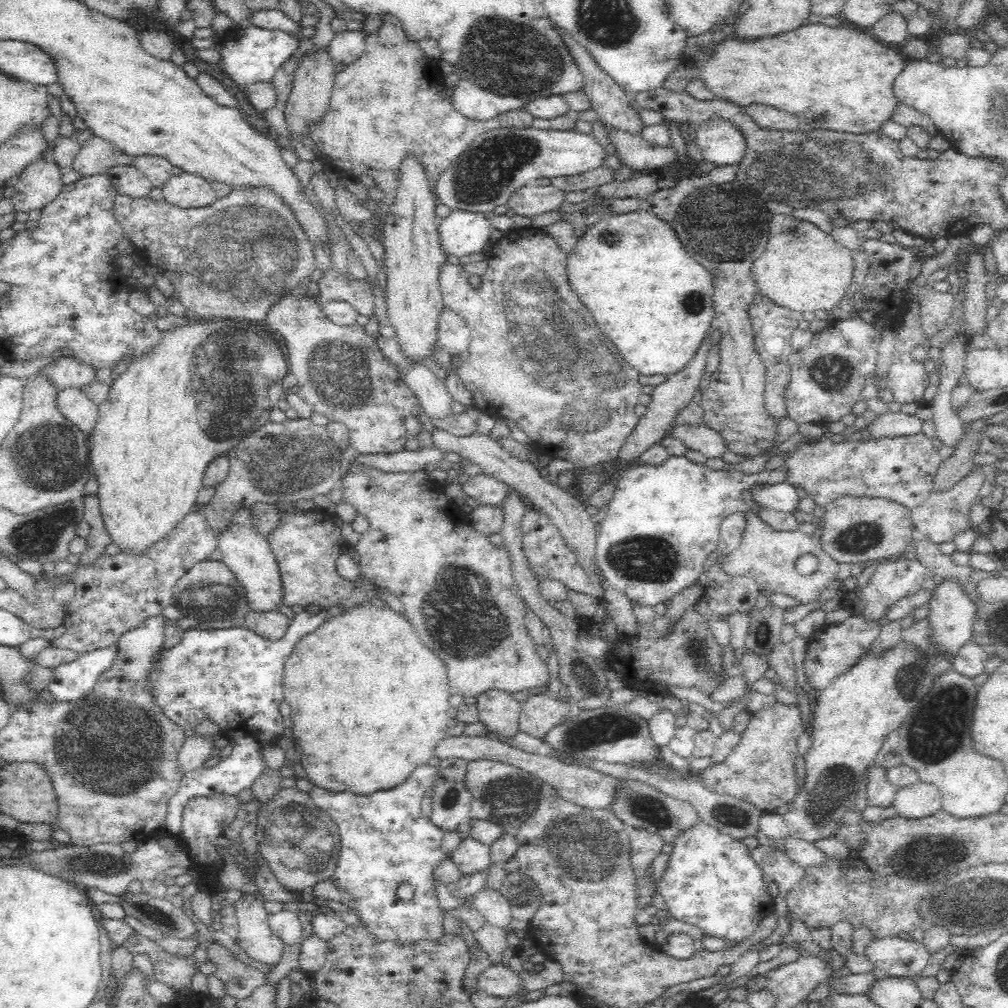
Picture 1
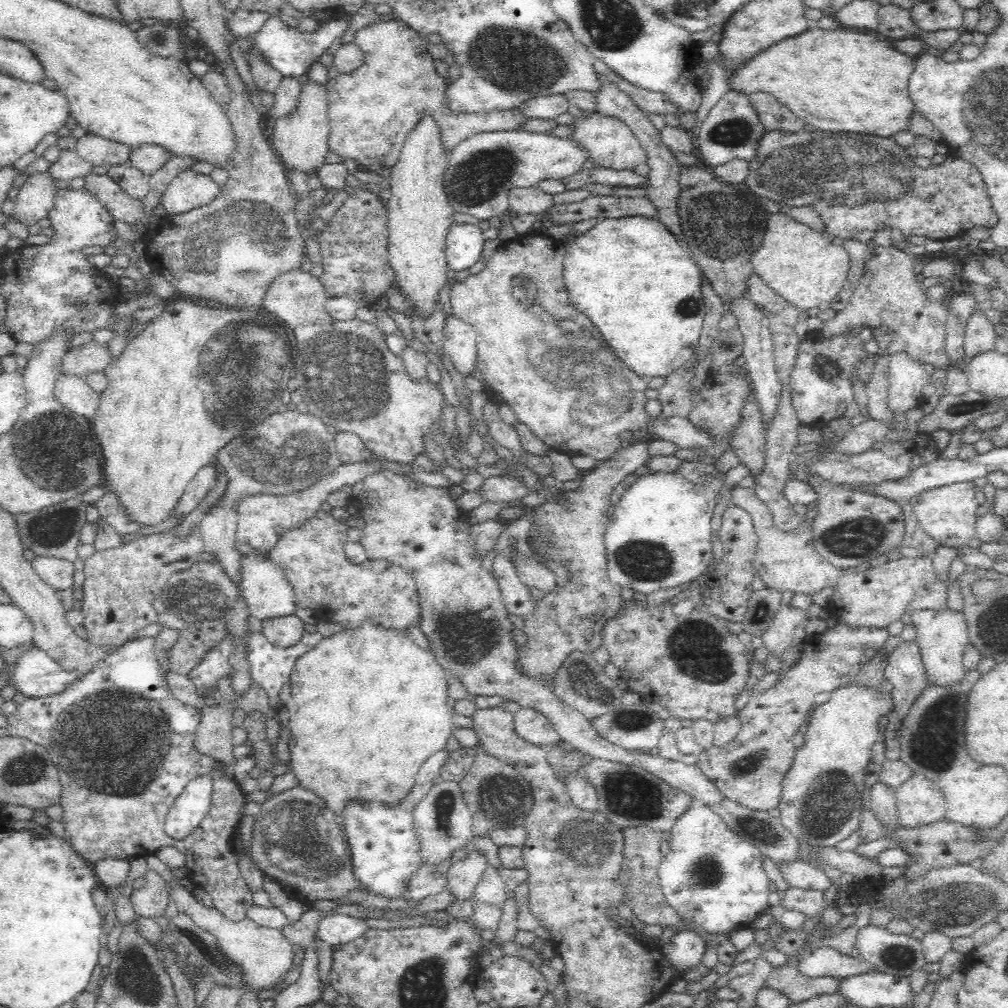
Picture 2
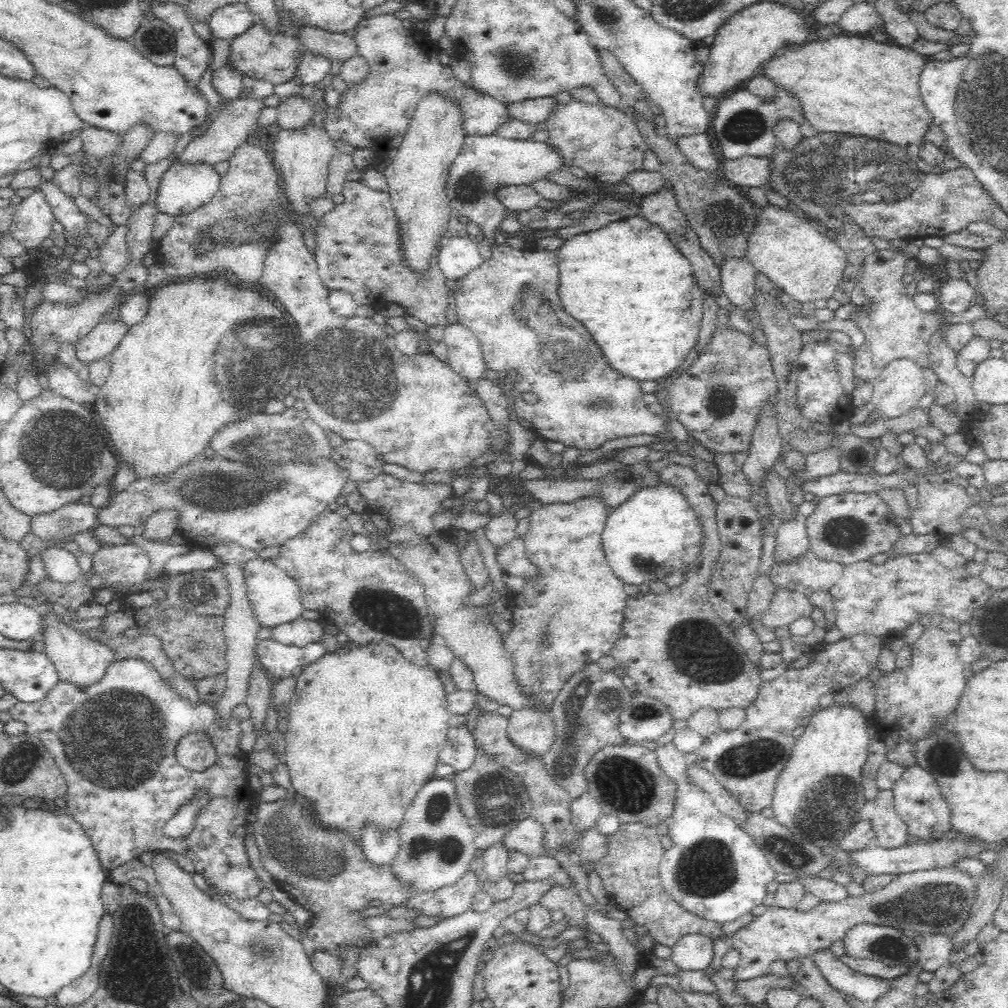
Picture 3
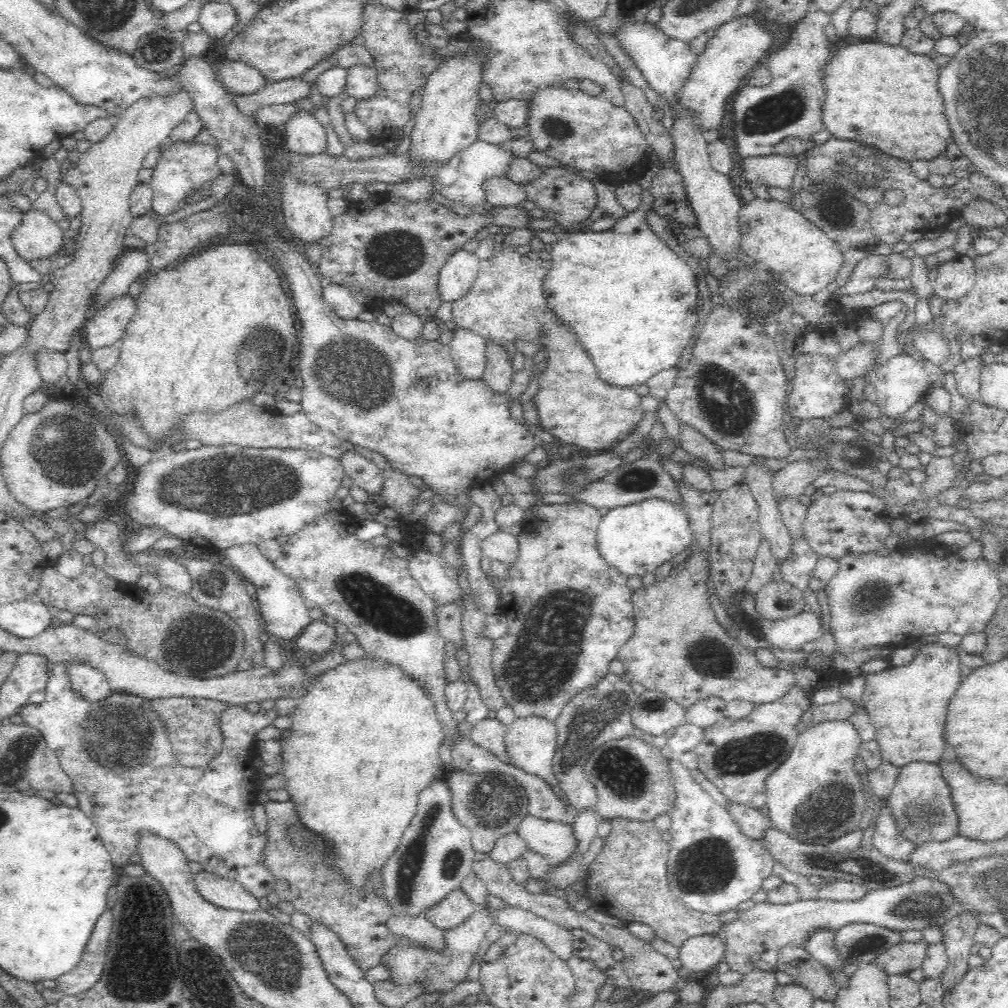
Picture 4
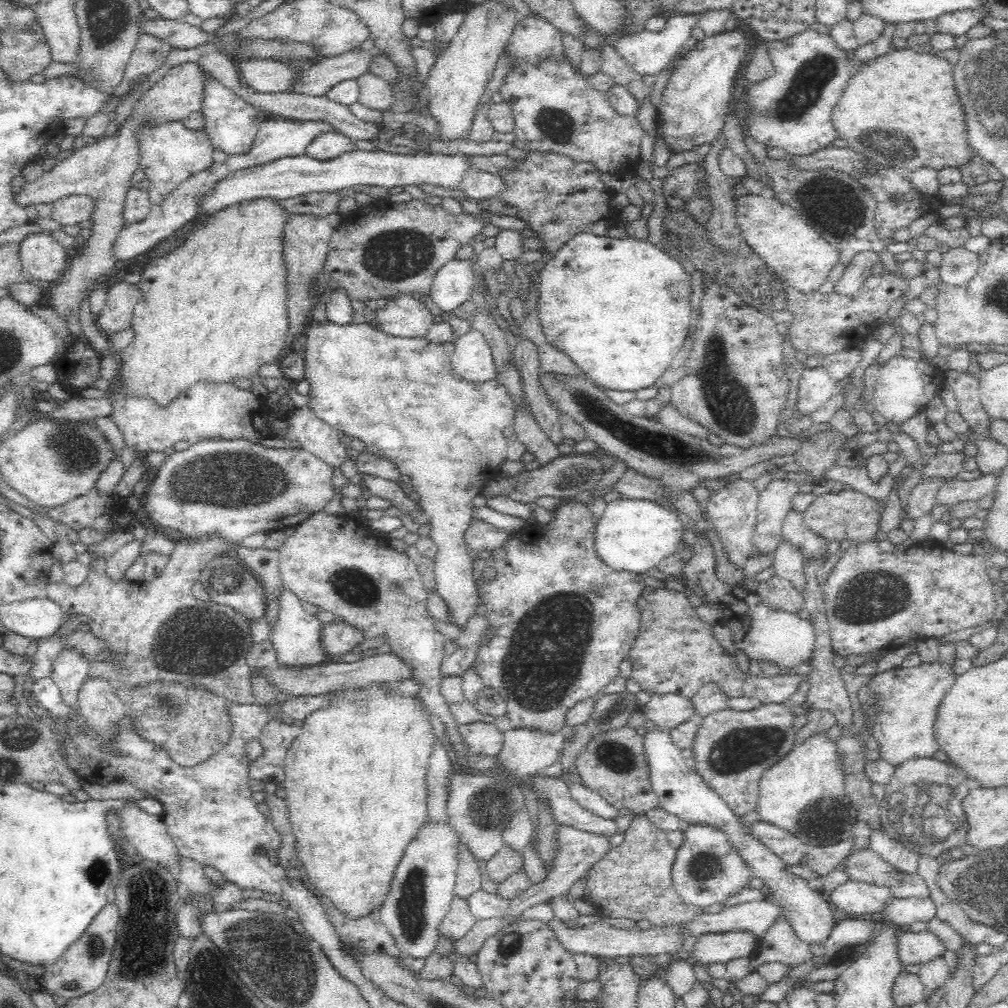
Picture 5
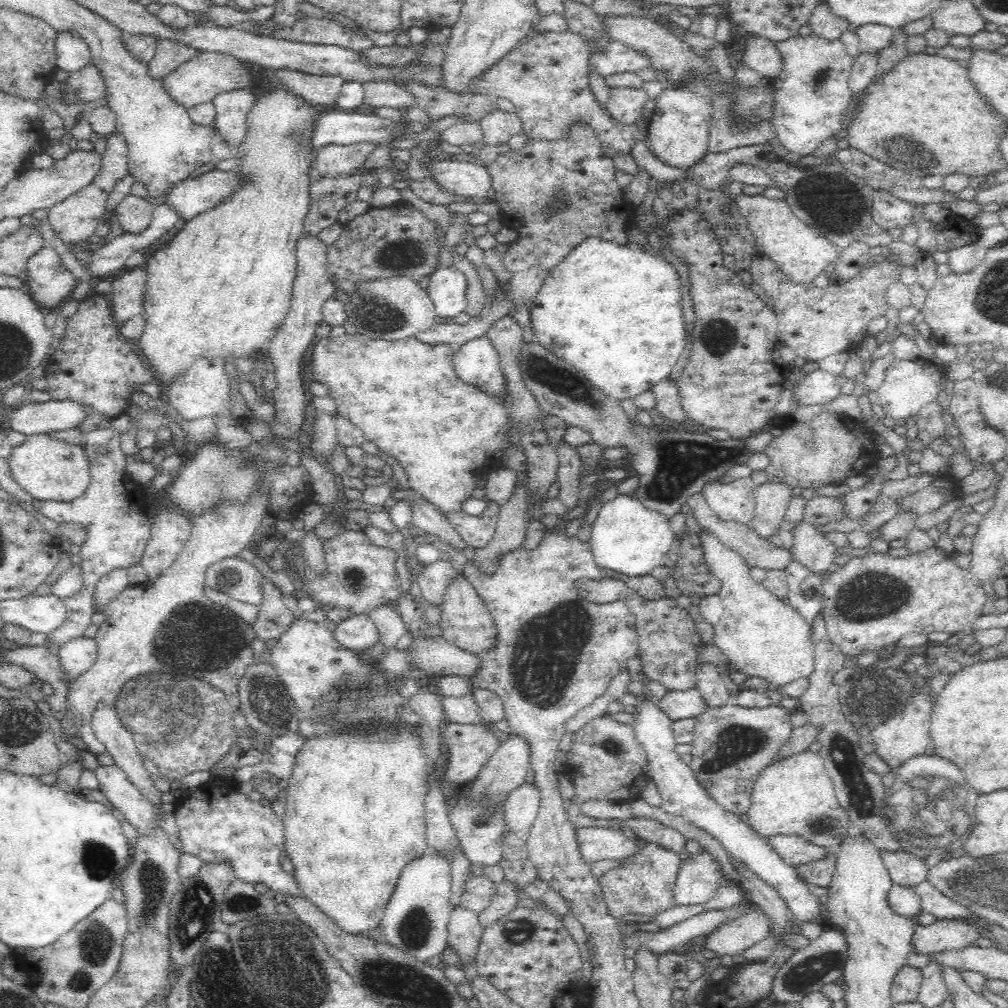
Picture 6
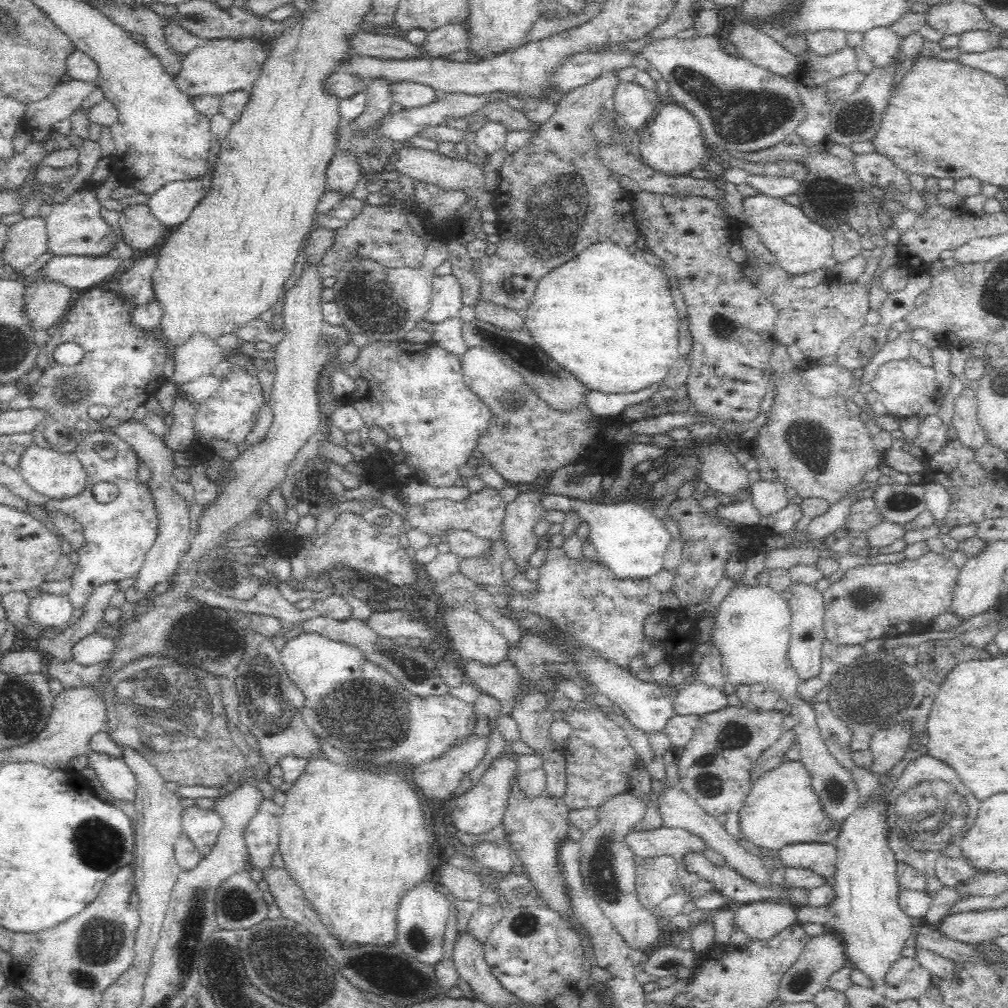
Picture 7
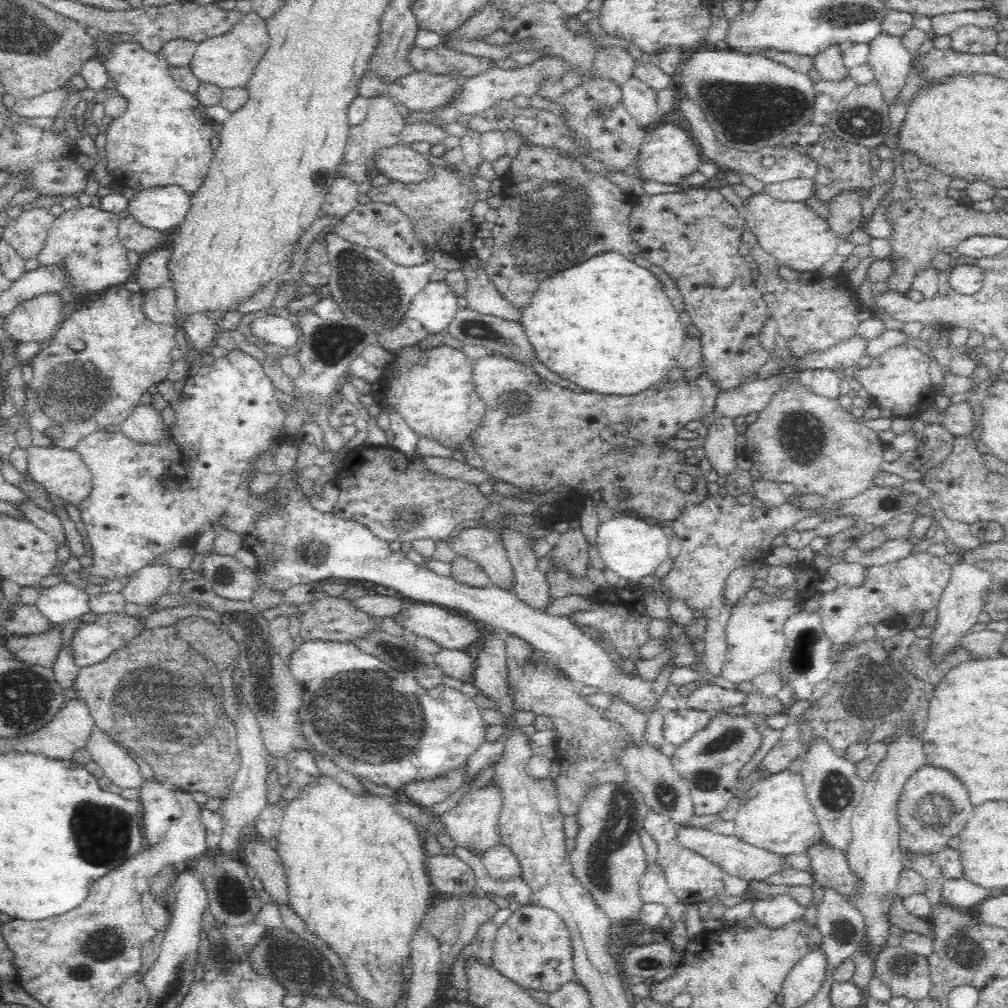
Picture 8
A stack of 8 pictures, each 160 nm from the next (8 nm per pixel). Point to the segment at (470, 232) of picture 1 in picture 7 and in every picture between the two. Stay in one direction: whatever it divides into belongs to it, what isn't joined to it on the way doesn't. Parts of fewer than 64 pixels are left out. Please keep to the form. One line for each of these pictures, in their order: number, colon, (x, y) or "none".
2: (464, 242)
3: (460, 256)
4: (456, 277)
5: (453, 283)
6: (447, 286)
7: (446, 299)

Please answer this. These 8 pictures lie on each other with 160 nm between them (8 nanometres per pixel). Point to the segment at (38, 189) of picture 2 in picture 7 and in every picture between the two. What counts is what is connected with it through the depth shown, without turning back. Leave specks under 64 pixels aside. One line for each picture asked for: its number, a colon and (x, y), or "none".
3: (32, 222)
4: (37, 237)
5: (43, 258)
6: (50, 284)
7: (45, 303)

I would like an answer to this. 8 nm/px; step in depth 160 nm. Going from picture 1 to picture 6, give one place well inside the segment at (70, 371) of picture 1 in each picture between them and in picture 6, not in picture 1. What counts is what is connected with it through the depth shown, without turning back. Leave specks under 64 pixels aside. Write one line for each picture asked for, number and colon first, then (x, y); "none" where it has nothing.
2: (93, 357)
3: (104, 338)
4: (106, 326)
5: (117, 314)
6: (127, 296)

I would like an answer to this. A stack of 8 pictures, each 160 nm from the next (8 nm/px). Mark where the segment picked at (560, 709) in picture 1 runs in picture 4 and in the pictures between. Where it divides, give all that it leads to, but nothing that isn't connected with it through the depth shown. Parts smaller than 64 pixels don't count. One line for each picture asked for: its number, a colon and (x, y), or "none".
2: (531, 726)
3: (532, 731)
4: (530, 742)

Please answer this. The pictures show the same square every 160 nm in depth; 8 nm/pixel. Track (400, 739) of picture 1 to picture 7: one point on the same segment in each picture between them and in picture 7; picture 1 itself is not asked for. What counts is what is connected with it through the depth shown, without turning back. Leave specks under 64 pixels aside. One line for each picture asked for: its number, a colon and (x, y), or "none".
2: (366, 710)
3: (365, 727)
4: (364, 744)
5: (355, 778)
6: (355, 814)
7: (354, 844)

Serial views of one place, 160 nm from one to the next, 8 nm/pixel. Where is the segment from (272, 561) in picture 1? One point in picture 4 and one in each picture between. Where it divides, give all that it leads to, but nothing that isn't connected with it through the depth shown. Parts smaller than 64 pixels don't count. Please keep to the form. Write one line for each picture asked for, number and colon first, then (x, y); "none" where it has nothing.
2: (269, 594)
3: (275, 597)
4: (284, 614)

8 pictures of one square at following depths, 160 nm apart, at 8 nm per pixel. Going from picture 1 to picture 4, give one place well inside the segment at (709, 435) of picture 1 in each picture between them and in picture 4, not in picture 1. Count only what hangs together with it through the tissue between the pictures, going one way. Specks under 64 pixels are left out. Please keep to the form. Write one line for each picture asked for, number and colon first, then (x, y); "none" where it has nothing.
2: (677, 429)
3: (510, 303)
4: (506, 303)

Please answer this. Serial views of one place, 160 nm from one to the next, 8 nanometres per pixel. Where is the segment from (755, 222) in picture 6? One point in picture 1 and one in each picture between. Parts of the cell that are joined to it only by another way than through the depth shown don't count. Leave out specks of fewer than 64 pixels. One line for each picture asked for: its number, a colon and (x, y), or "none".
1: (803, 268)
2: (795, 261)
3: (788, 250)
4: (774, 234)
5: (787, 245)

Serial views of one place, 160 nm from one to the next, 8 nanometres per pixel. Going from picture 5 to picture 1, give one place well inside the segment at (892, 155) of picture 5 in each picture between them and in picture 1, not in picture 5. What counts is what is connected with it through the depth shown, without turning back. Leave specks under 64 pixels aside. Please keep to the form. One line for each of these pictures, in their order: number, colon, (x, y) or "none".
1: (836, 78)
2: (843, 80)
3: (852, 85)
4: (879, 95)

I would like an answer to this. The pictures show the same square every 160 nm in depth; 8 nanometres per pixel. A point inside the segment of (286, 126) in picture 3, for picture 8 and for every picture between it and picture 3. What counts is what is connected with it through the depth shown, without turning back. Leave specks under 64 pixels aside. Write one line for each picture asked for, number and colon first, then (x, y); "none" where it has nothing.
4: (304, 134)
5: (331, 145)
6: (334, 161)
7: (343, 174)
8: (341, 199)

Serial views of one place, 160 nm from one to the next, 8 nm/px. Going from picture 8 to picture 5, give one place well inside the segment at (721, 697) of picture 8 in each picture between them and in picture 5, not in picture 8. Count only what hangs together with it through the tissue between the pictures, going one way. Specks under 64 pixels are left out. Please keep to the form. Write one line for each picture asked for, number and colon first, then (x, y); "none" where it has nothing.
5: (666, 711)
6: (690, 703)
7: (698, 698)

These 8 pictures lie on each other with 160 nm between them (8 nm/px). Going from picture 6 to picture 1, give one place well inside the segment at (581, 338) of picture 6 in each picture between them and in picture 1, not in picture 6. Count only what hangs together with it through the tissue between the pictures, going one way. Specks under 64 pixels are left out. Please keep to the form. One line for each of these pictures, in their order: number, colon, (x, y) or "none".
1: (643, 304)
2: (629, 275)
3: (645, 323)
4: (633, 303)
5: (619, 308)

